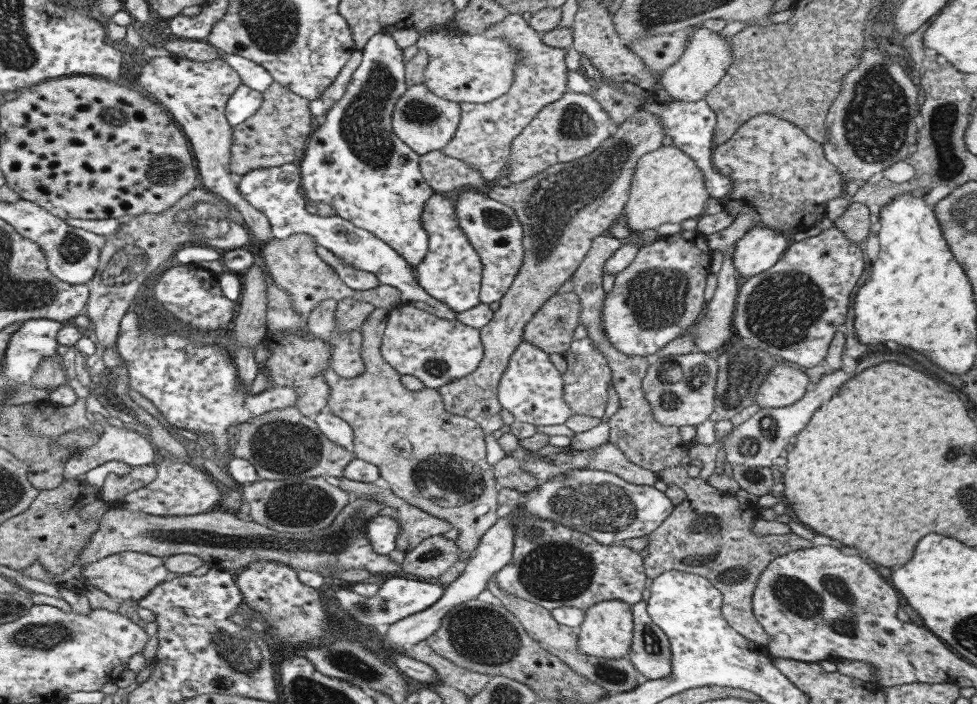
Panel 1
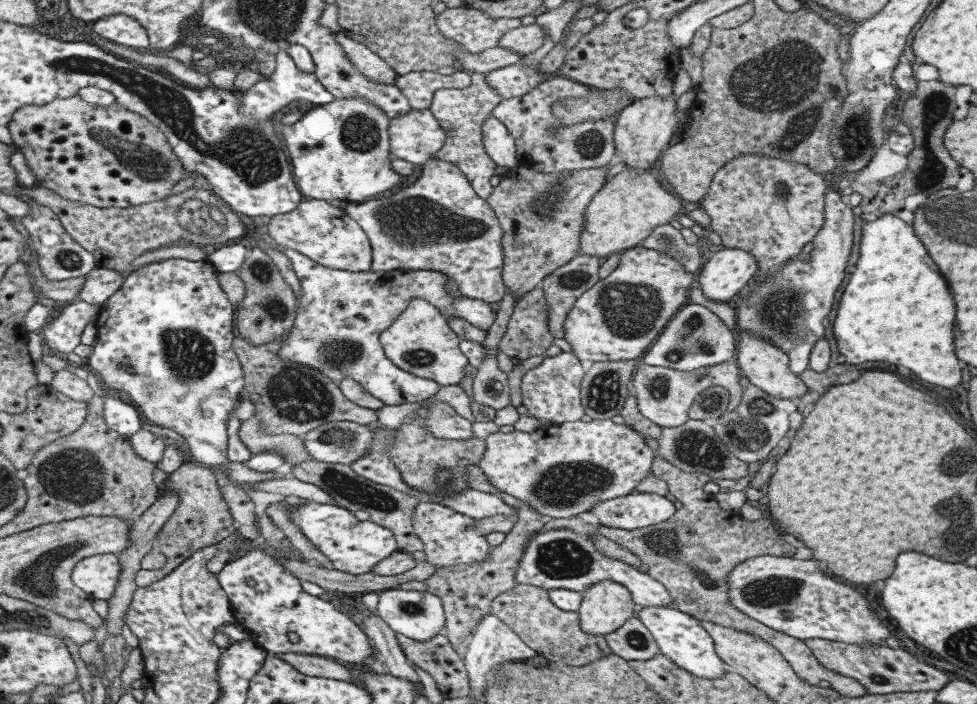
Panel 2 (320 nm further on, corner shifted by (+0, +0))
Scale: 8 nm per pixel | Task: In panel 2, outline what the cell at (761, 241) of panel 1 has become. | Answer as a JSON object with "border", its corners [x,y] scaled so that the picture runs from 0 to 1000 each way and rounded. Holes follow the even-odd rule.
{"border":[[[735,352],[711,388],[711,402],[725,426],[741,429],[767,401],[773,384],[775,371],[767,358],[757,352]]]}

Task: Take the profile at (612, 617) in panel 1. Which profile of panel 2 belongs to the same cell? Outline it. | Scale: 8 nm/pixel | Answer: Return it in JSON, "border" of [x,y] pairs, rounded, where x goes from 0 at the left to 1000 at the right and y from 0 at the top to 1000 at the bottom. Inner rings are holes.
{"border":[[[614,824],[604,830],[596,841],[596,852],[590,869],[592,889],[595,898],[599,898],[599,901],[618,905],[635,892],[636,886],[647,876],[648,868],[651,865],[646,854],[645,841],[637,830],[626,824]]]}

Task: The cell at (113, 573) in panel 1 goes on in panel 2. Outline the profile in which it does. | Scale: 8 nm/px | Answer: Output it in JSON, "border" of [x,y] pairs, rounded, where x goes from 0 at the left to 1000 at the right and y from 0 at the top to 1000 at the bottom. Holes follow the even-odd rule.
{"border":[[[103,786],[93,788],[77,800],[72,813],[72,825],[92,847],[92,852],[112,852],[120,830],[121,788]]]}

